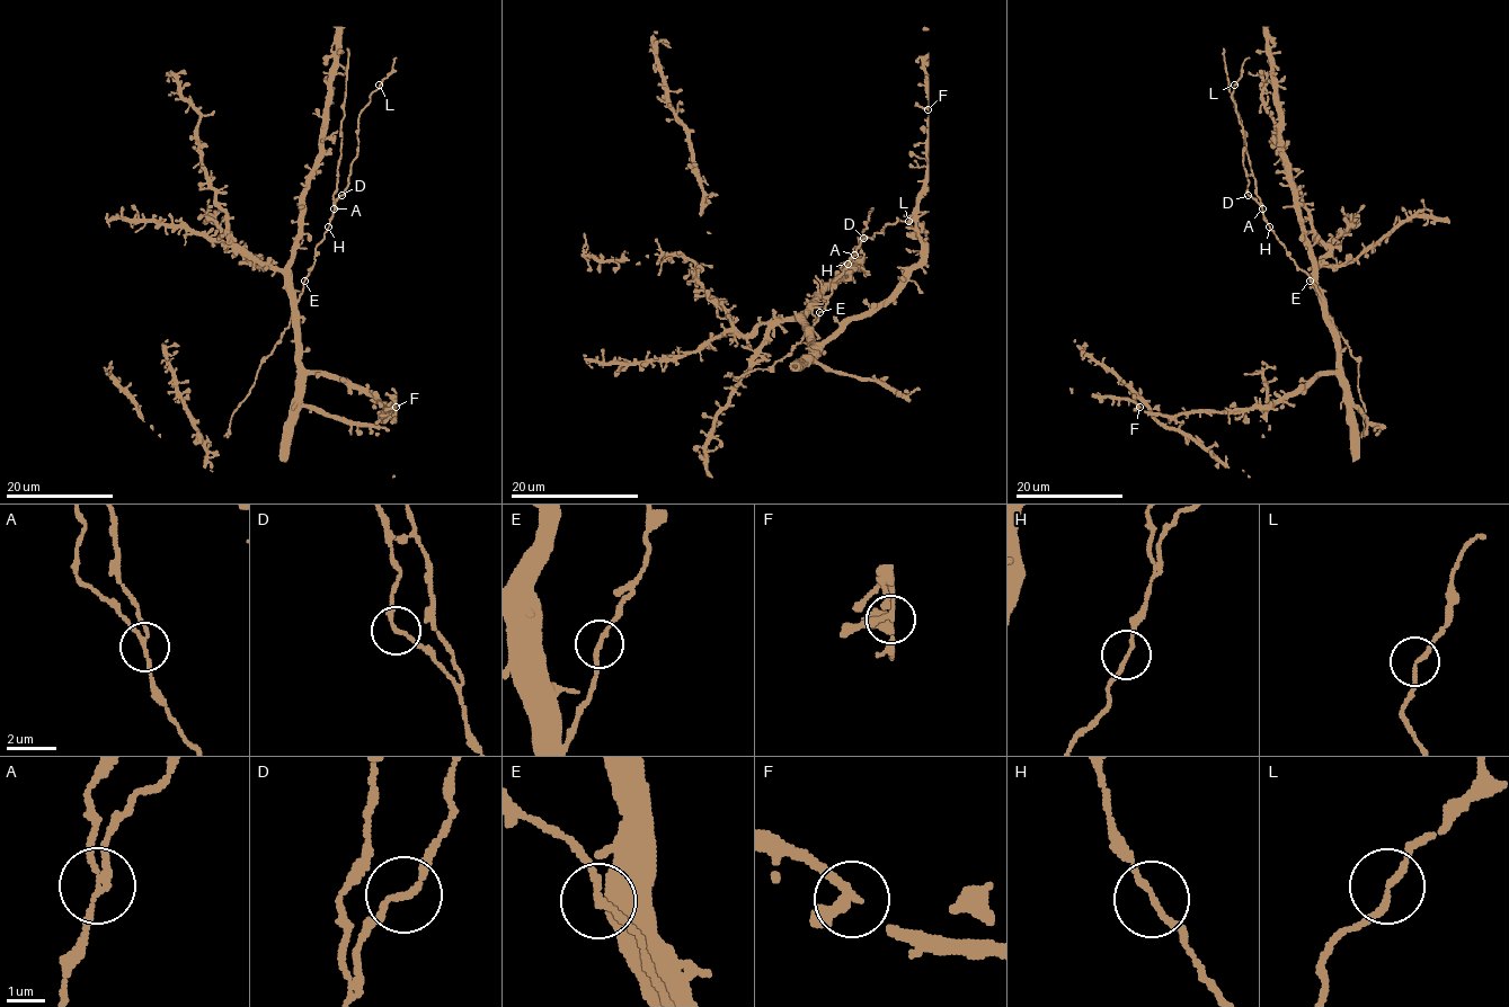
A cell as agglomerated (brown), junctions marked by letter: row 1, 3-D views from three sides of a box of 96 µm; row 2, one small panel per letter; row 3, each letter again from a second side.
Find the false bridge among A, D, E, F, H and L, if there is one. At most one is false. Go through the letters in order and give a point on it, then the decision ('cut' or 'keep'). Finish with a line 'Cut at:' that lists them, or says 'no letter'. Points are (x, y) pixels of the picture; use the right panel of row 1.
A: place (1262, 208); cut
D: place (1248, 195); keep
E: place (1310, 281); keep
F: place (1139, 407); keep
H: place (1269, 226); keep
L: place (1234, 85); keep
Cut at: A

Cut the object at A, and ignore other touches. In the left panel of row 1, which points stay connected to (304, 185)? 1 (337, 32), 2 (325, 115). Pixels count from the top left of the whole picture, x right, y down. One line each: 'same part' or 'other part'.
1: same part
2: same part

